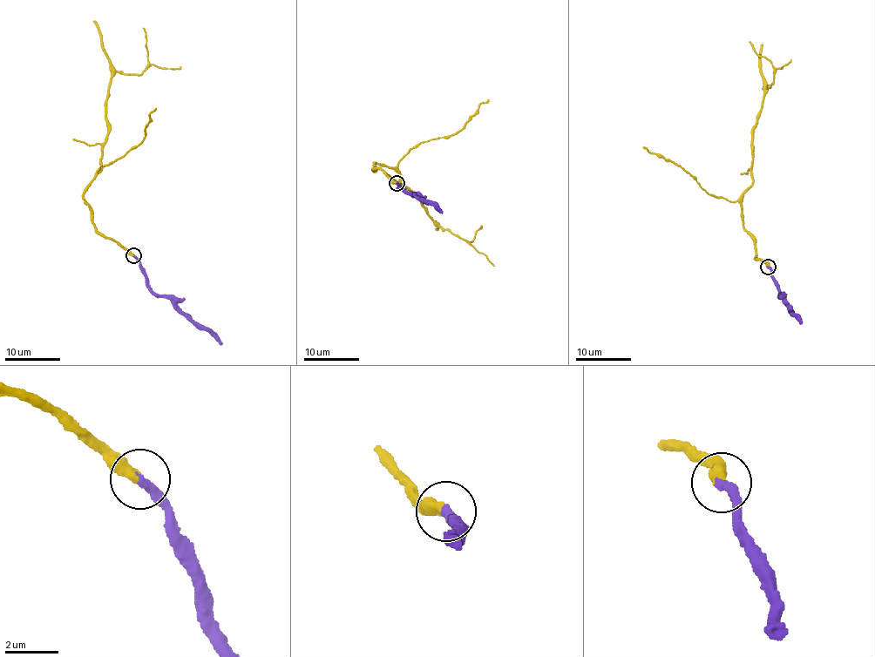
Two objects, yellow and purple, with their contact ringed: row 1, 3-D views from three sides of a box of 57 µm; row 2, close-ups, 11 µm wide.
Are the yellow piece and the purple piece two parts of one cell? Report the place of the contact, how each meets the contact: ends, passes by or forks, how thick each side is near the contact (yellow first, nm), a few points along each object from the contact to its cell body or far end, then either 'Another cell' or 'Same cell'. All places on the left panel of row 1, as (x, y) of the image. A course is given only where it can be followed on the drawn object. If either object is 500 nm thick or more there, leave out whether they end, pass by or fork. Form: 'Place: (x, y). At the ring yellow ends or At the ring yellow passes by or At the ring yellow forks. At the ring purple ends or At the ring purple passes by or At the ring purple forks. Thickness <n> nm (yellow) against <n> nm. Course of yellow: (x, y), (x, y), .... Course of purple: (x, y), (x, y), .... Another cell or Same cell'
Place: (133, 255). At the ring yellow ends. At the ring purple ends. Thickness 400 nm (yellow) against 360 nm. Course of yellow: (134, 256), (97, 230), (84, 188), (100, 167), (112, 74), (139, 74), (146, 66), (142, 28). Course of purple: (134, 256), (151, 289), (166, 298), (223, 343). Same cell

